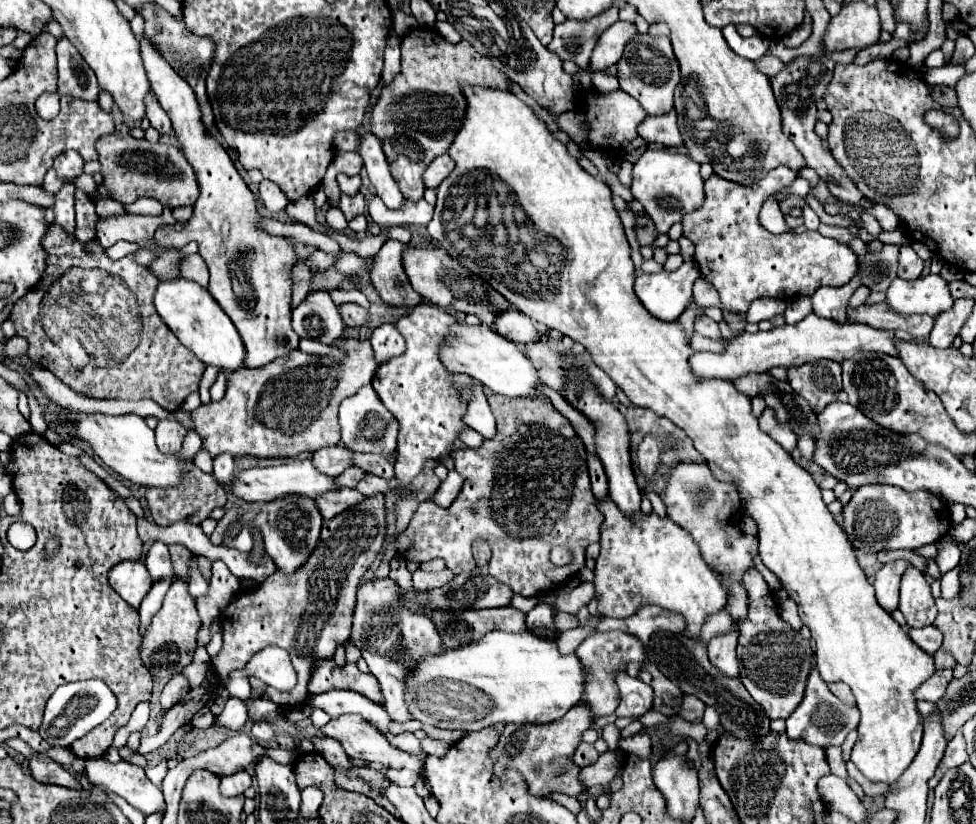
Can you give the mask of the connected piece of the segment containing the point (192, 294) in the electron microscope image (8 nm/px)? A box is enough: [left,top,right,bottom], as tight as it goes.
[154,279,244,371]

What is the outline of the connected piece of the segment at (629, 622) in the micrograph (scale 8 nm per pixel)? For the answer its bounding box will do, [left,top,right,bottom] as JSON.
[596,605,686,645]

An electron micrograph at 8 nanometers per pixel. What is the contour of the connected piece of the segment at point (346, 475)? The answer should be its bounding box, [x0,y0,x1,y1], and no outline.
[338,467,366,487]

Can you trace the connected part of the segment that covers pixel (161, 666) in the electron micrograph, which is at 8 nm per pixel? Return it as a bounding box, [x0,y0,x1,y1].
[142,579,200,679]

